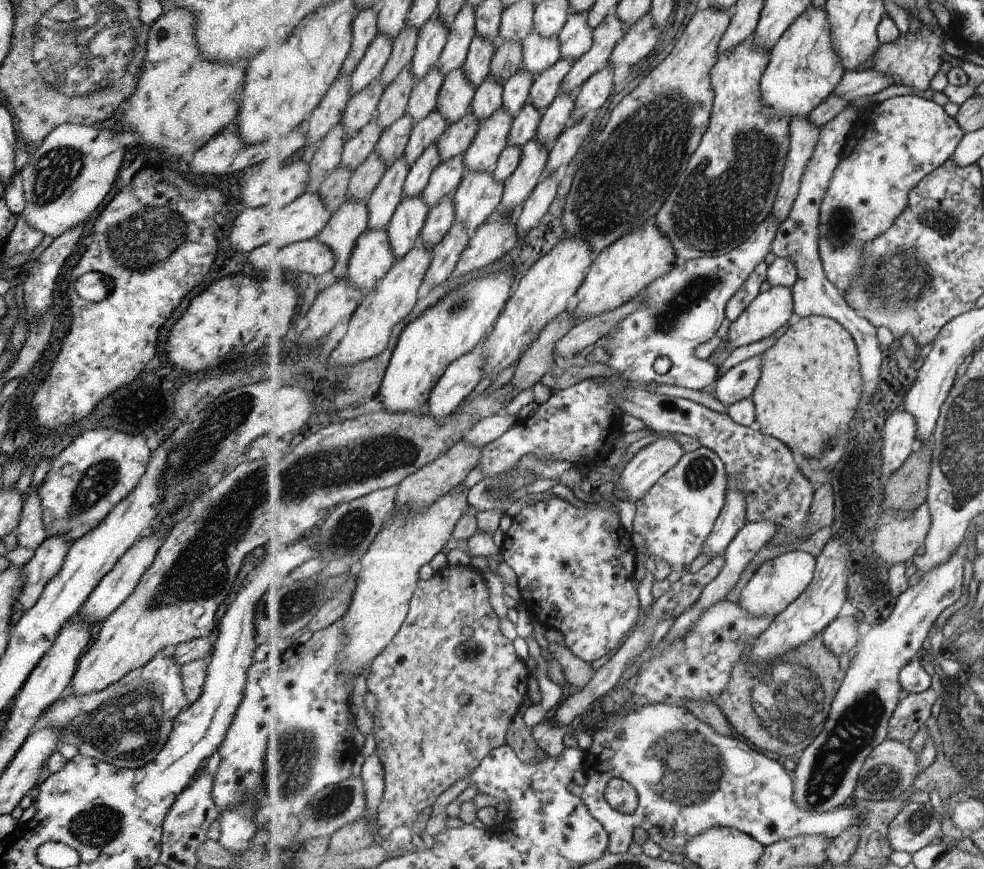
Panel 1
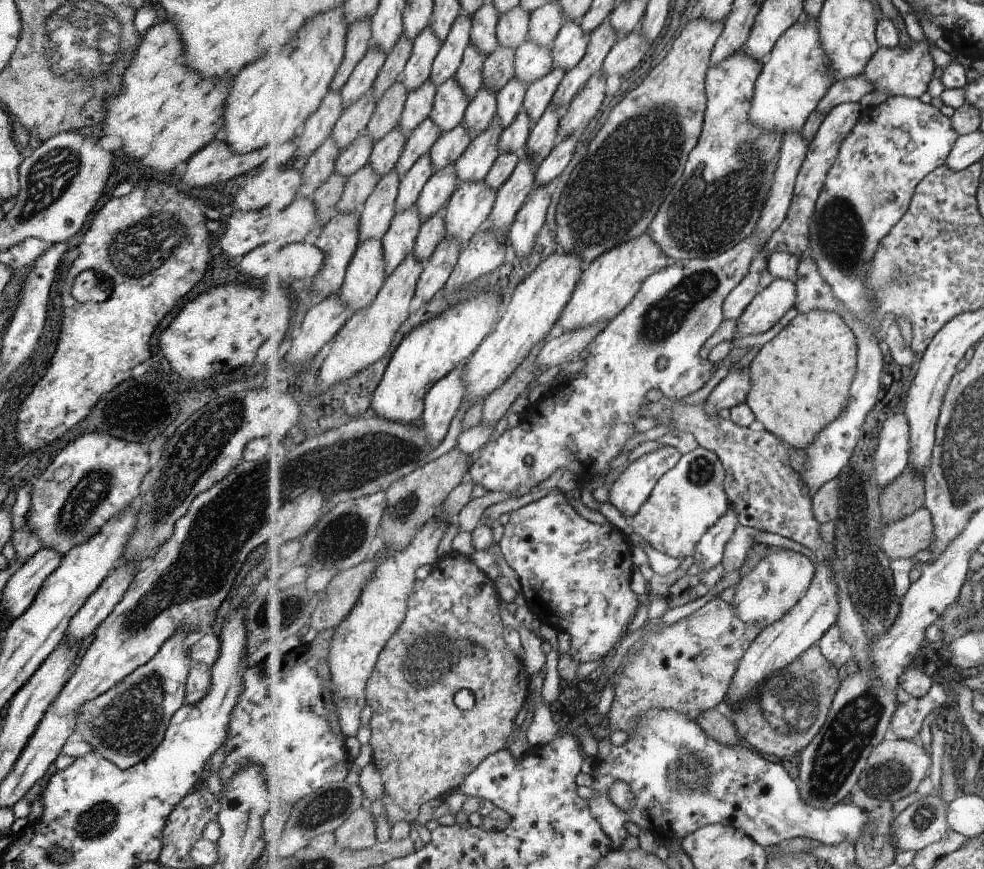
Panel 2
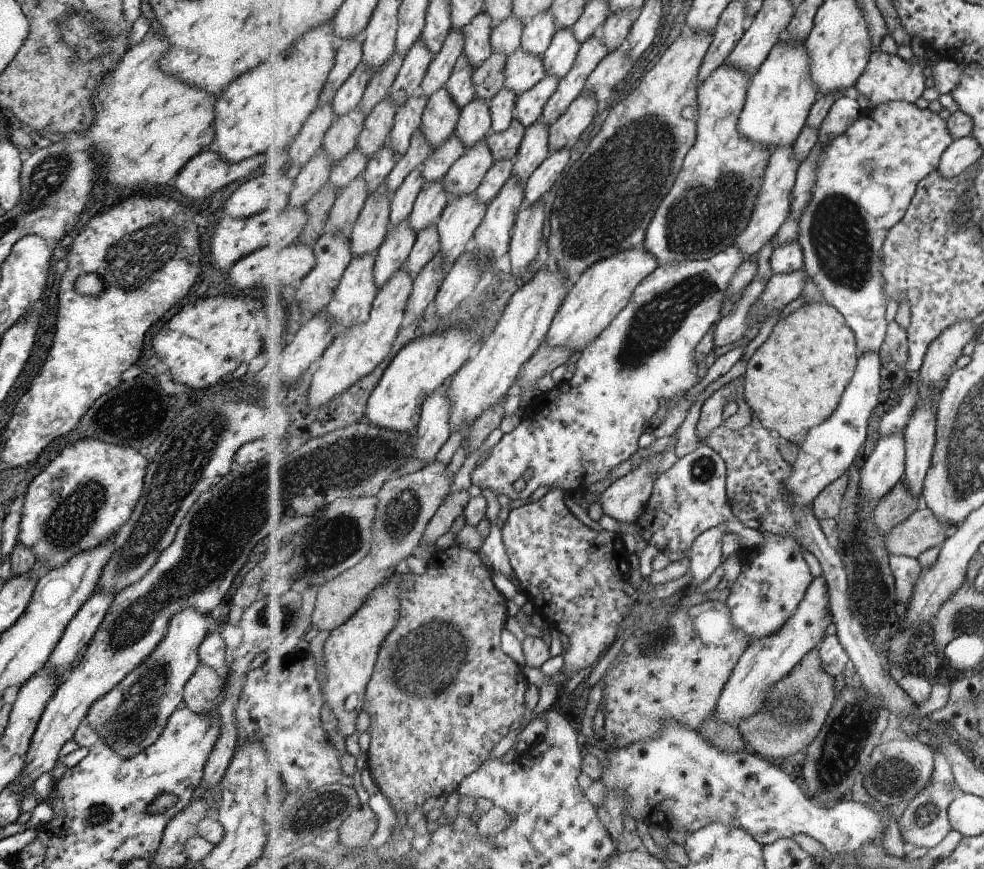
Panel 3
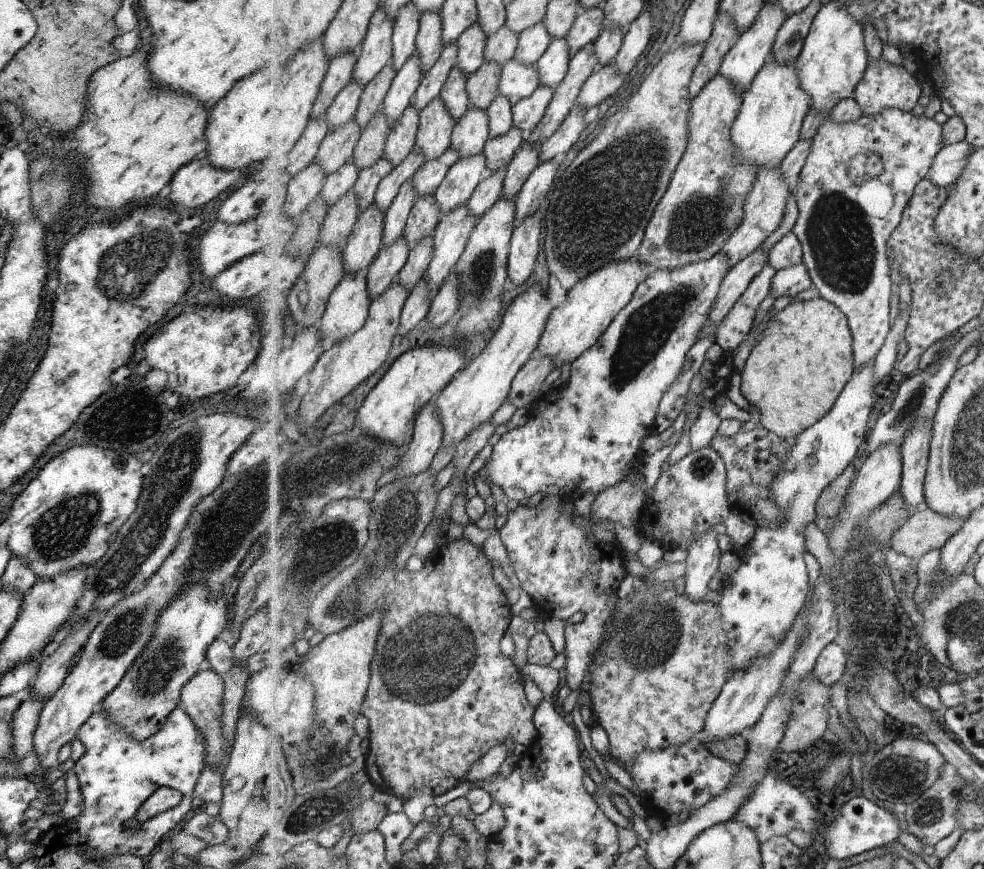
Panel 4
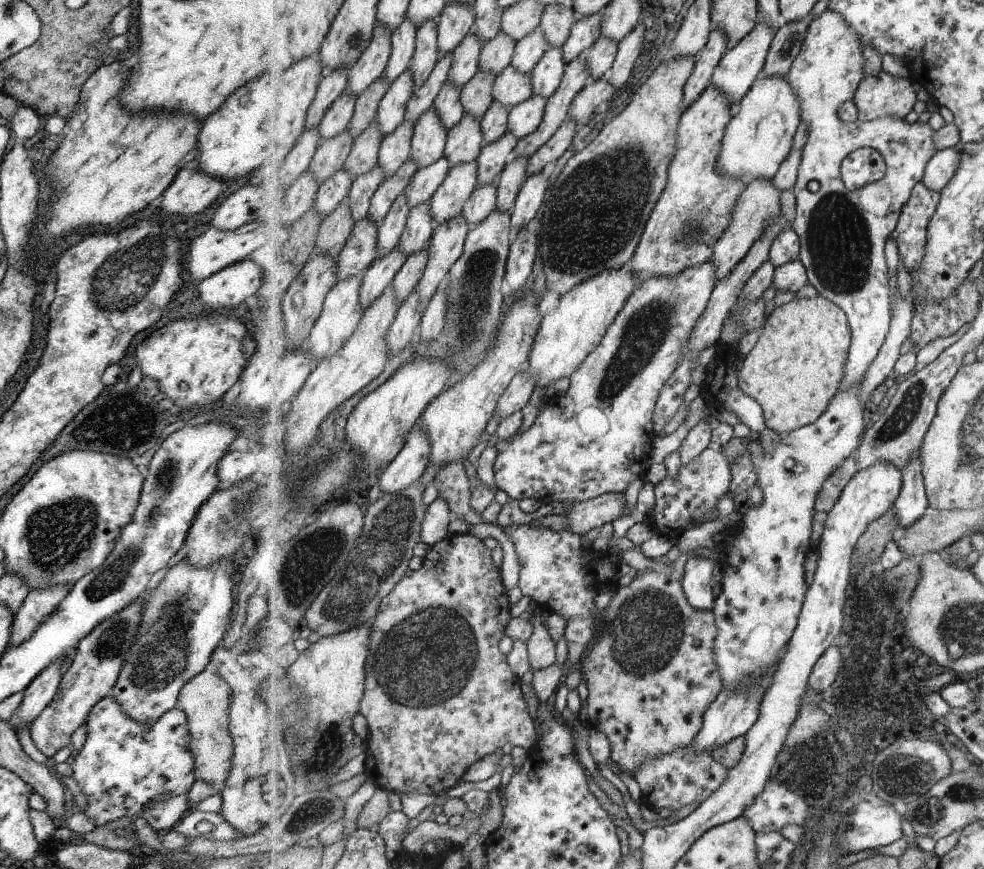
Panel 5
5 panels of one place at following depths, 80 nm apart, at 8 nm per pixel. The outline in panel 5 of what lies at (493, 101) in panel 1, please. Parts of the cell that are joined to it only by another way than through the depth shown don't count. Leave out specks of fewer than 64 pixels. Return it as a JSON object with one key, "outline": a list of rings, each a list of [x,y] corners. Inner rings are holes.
{"outline":[[[465,115],[457,126],[448,132],[448,141],[445,149],[445,157],[450,160],[452,168],[461,163],[477,161],[484,147],[484,132],[482,120],[473,115]]]}

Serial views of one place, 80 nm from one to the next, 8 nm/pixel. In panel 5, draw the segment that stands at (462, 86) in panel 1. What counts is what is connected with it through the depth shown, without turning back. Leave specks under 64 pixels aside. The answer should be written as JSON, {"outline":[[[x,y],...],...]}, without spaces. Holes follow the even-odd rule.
{"outline":[[[435,107],[418,120],[412,140],[412,158],[420,168],[429,166],[445,156],[448,132]]]}

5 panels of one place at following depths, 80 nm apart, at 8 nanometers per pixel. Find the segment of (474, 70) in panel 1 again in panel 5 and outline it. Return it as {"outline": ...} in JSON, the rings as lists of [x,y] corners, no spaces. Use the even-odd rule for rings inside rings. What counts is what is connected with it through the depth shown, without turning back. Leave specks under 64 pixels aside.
{"outline":[[[448,80],[436,98],[434,107],[449,130],[457,126],[466,115],[466,108],[462,101],[462,88]]]}

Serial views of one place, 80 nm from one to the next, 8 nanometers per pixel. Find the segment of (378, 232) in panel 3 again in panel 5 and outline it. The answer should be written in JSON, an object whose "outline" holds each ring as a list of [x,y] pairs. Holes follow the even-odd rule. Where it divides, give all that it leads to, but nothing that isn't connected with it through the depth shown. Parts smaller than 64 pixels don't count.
{"outline":[[[369,214],[364,219],[356,221],[347,244],[337,258],[339,281],[363,276],[378,259],[379,225],[369,218]]]}

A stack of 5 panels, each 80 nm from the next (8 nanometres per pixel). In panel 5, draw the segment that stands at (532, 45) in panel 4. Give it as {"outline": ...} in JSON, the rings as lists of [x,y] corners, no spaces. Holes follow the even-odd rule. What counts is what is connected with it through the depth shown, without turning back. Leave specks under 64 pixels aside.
{"outline":[[[537,28],[522,41],[517,42],[511,64],[519,72],[531,74],[550,47],[544,30]]]}

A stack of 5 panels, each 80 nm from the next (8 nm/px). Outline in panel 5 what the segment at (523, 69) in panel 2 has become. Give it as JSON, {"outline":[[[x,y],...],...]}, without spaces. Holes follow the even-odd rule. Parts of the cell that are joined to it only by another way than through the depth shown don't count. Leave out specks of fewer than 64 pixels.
{"outline":[[[512,64],[496,78],[494,100],[504,104],[509,110],[527,102],[534,95],[532,76],[519,72]]]}

